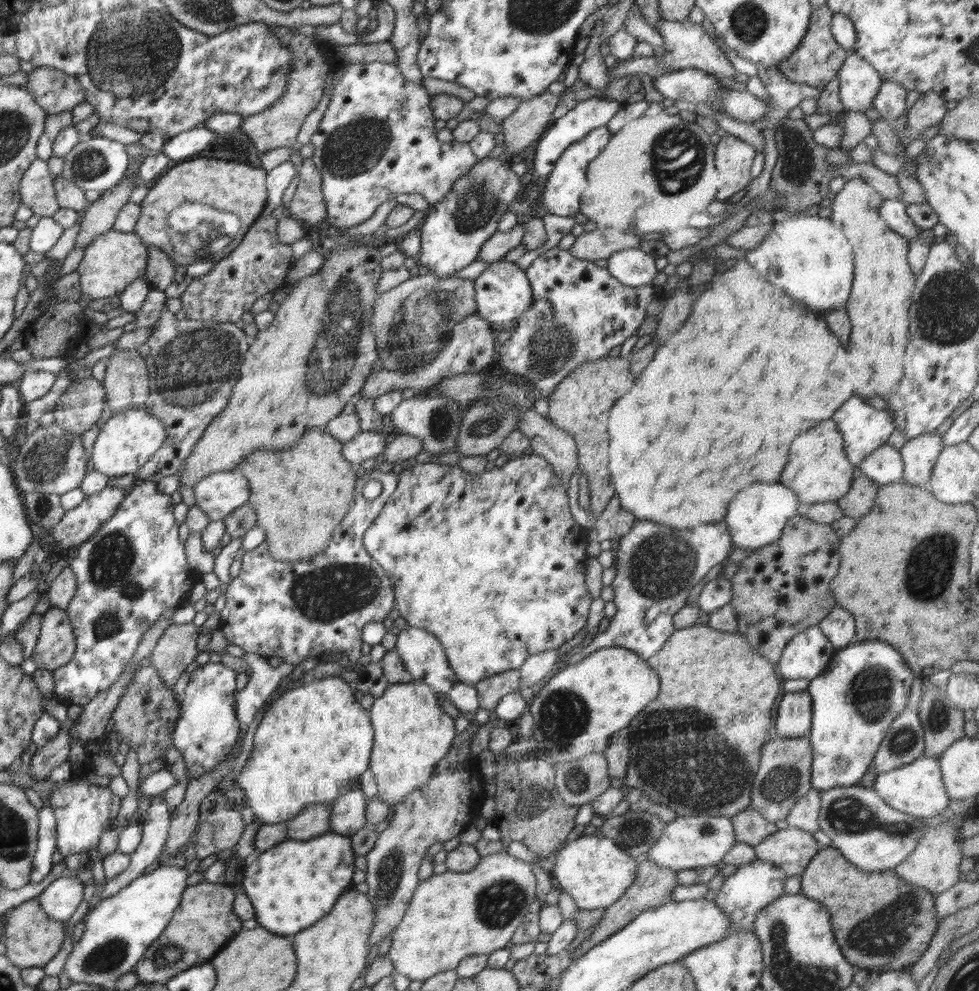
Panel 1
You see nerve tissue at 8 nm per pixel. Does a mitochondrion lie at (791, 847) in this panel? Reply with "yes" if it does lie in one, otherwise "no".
no

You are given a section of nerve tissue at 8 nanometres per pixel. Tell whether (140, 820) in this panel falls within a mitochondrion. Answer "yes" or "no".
no

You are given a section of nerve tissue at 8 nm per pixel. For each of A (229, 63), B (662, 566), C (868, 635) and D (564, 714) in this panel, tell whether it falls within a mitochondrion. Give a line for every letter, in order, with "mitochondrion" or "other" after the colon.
A: other
B: mitochondrion
C: other
D: mitochondrion

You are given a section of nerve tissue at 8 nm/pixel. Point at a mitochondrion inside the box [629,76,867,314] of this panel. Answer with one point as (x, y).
(677, 154)

